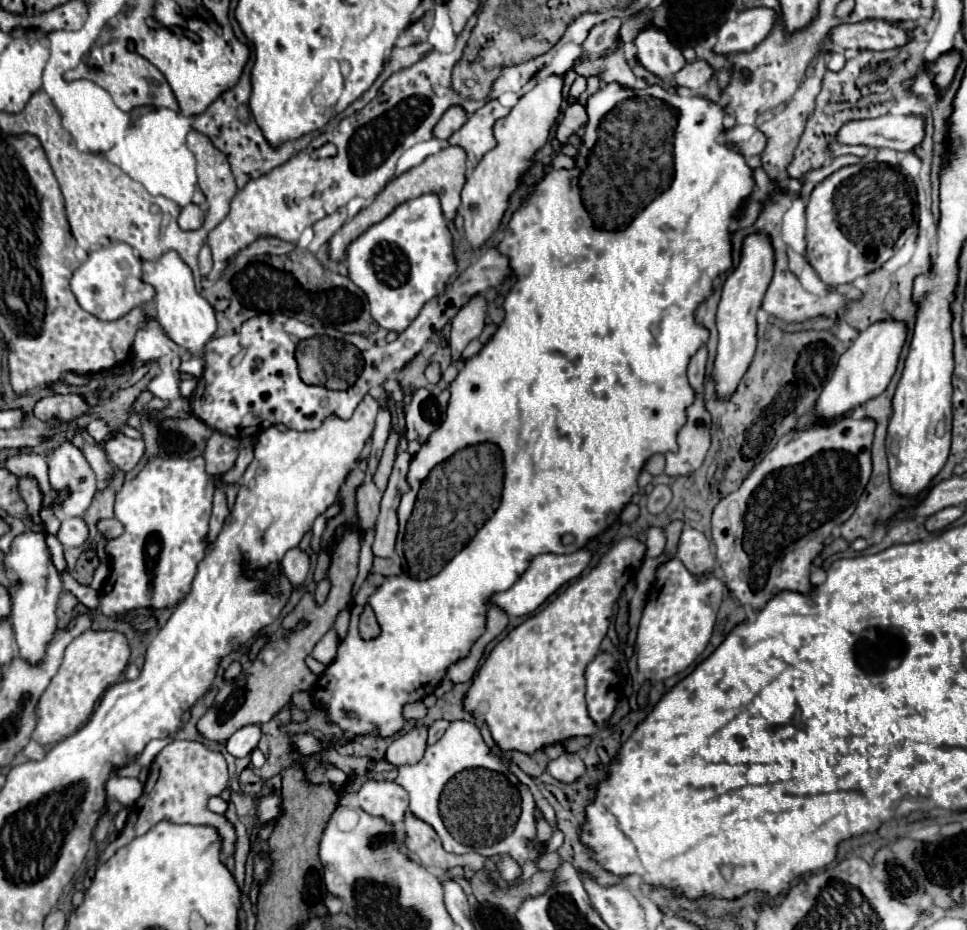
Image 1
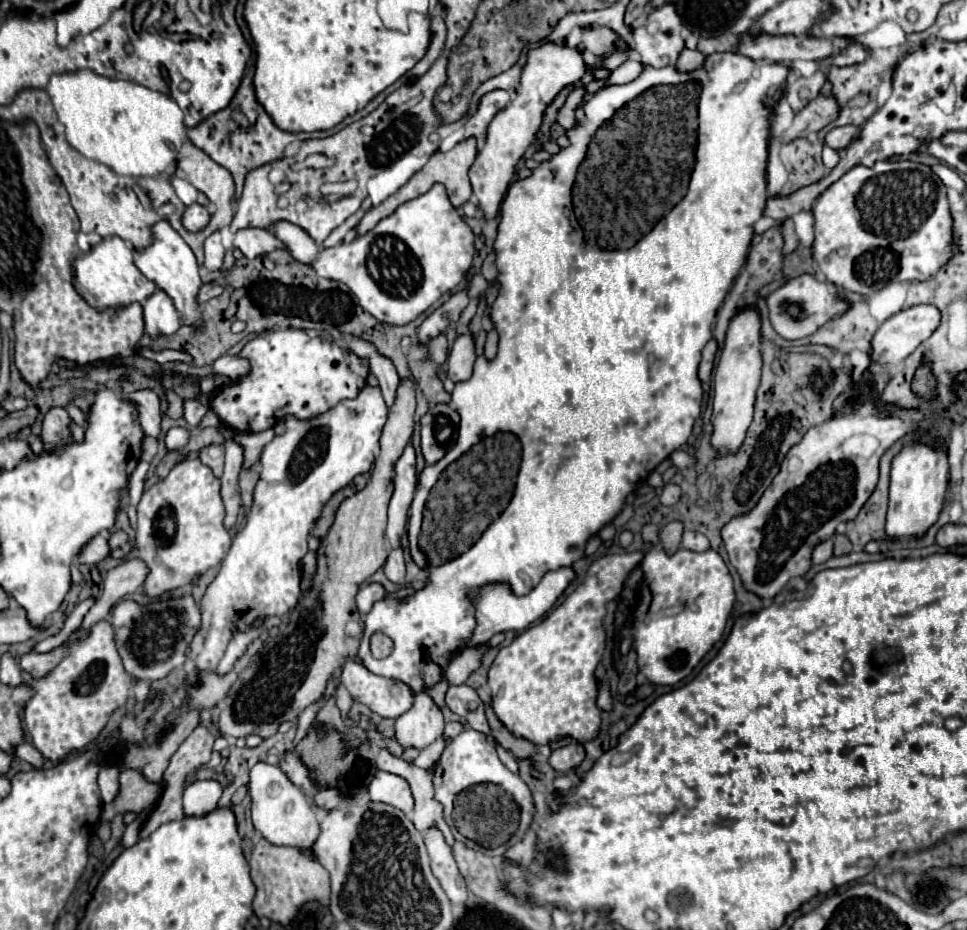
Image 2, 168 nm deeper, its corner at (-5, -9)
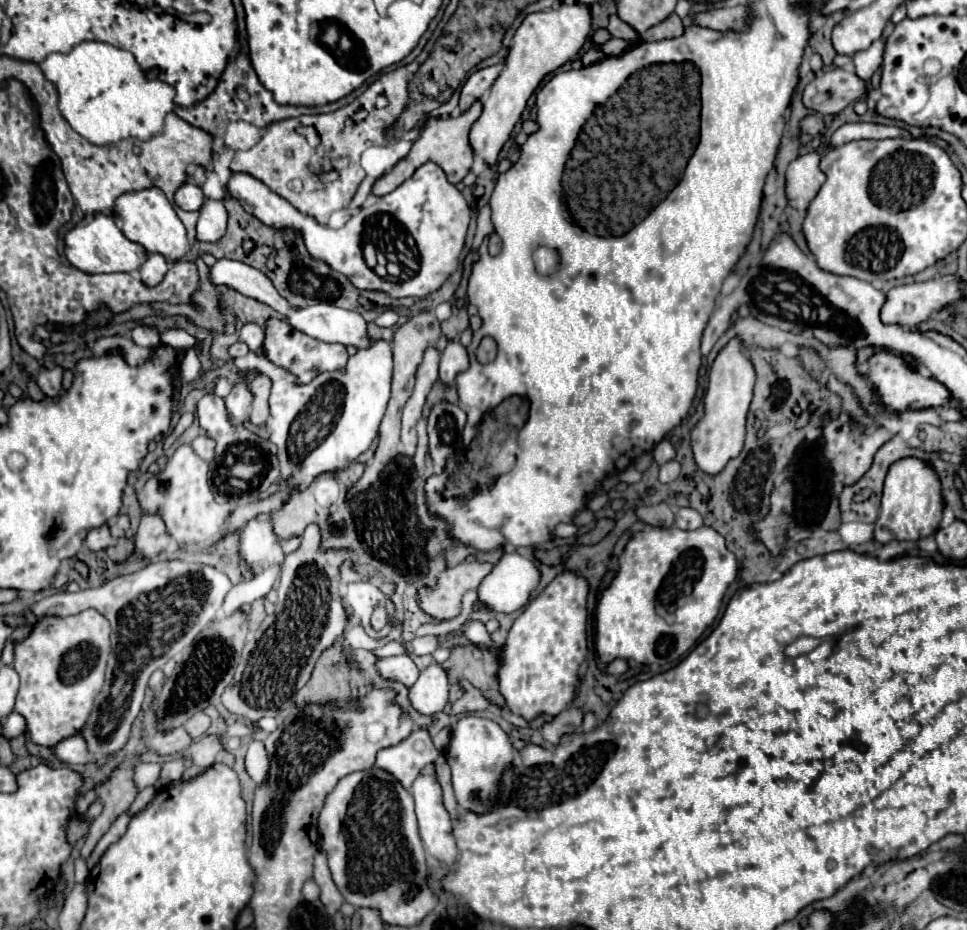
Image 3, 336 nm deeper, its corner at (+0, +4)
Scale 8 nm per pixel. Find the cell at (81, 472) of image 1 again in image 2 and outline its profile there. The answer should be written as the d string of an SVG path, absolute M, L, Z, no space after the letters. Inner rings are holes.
M51 407L45 417L43 417L43 441L45 447L51 451L53 447L57 447L59 443L67 443L71 439L71 431L69 431L69 415L65 411L65 407Z

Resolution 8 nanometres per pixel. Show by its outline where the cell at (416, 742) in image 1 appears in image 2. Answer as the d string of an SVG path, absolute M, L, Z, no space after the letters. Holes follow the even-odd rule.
M421 691L415 695L413 707L395 719L395 733L405 747L427 747L443 733L445 721L433 699Z

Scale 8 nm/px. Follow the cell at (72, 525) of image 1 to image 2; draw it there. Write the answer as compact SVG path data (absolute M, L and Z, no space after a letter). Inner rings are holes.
M97 535L97 537L93 537L89 541L89 545L81 551L81 555L77 559L79 559L79 563L85 563L85 565L97 565L97 563L101 563L109 555L109 551L111 549L107 545L107 539Z

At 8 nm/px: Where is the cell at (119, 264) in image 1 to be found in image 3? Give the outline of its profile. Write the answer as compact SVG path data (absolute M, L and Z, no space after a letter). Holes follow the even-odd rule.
M96 214L92 222L78 224L72 228L66 238L66 258L68 262L78 268L84 274L114 274L114 272L134 272L138 270L146 260L148 254L142 246L136 246L136 242L128 242L120 228L116 226L112 216Z

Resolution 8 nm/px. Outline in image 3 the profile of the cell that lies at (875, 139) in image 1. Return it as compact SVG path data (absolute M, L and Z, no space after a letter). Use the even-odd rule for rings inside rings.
M810 114L802 120L802 132L810 136L818 136L824 130L824 120L820 114Z

